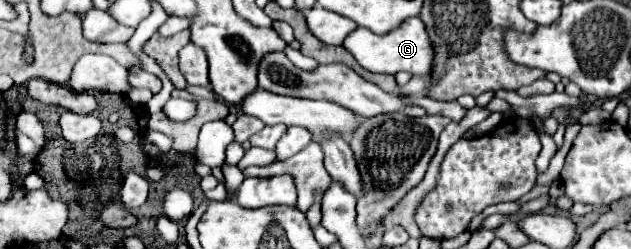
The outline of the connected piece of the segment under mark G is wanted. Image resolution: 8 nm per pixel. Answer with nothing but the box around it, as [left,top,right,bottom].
[344,17,434,75]

